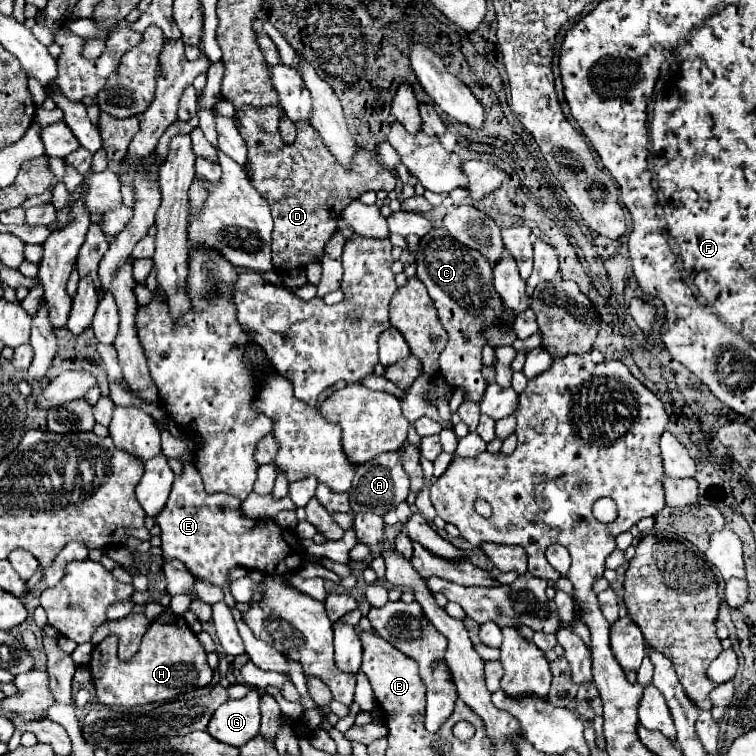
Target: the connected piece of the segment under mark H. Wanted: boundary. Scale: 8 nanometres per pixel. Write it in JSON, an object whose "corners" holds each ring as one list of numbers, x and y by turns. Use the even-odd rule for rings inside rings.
{"corners":[[162,613,158,619,154,619,142,637,138,653,130,661,120,661,116,653,118,653,118,637,110,635,100,645,94,647,92,661,90,661,90,673,92,673,94,687,96,687,96,699,98,699,98,703,108,705,108,707,112,707,112,705,132,707,132,705,146,705,152,701,164,701,164,699,182,695,186,691,204,687,212,681,212,669,206,661,206,651,204,651,202,643,198,641,196,633,186,625,182,615]]}

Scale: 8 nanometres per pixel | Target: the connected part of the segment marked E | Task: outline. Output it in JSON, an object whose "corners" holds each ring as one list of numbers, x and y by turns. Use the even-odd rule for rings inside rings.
{"corners":[[186,461,182,473,172,483,170,497,156,515,160,525,164,563,182,561,194,579,224,587,228,573,234,567,248,571,262,571,268,577,284,577,300,569,302,545,294,531,280,527,274,519,252,519,242,511,242,501,228,493,206,495,198,469]]}

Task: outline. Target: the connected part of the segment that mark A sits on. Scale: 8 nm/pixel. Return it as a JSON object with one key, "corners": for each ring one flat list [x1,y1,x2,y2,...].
{"corners":[[402,449,398,451,390,451,390,453,382,453,376,459,364,463,362,467,358,467,356,475,354,475,354,483,348,491,350,495,350,511,358,513,358,511,372,511,378,515,384,515,386,511,394,509,400,501,404,501,410,493,408,489,408,477,406,471,400,463,402,459]]}

